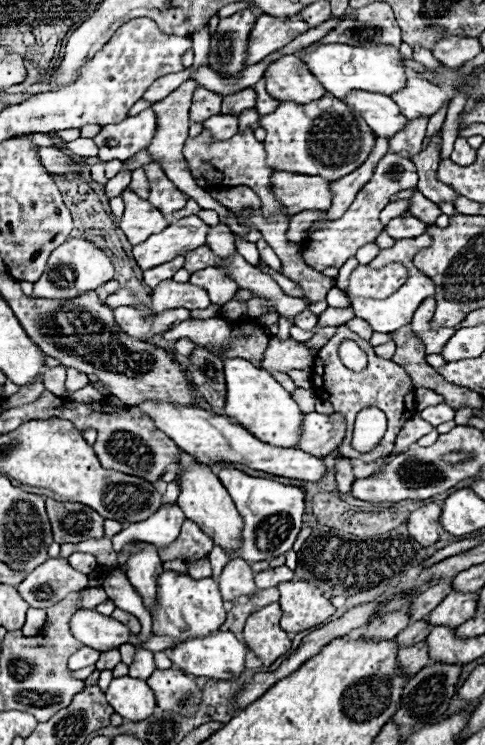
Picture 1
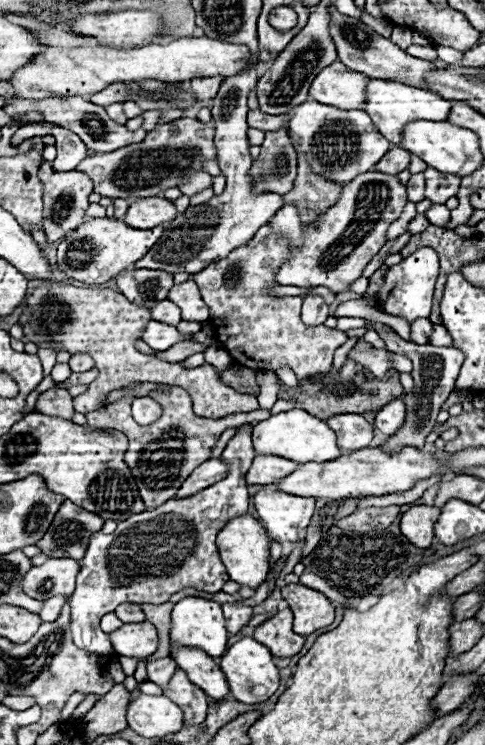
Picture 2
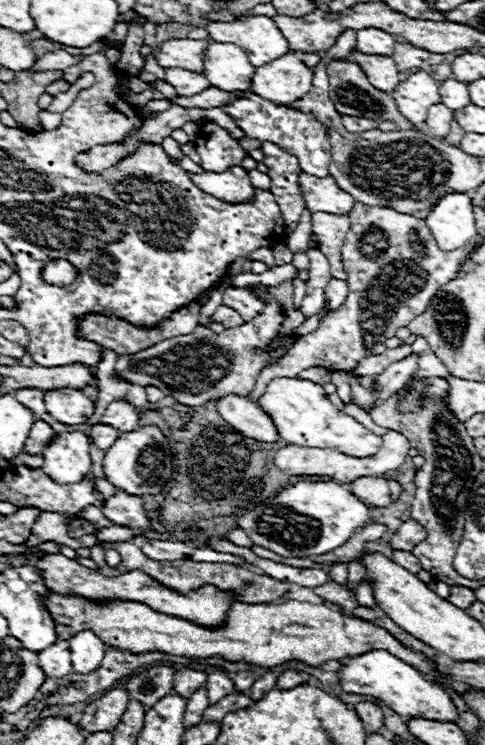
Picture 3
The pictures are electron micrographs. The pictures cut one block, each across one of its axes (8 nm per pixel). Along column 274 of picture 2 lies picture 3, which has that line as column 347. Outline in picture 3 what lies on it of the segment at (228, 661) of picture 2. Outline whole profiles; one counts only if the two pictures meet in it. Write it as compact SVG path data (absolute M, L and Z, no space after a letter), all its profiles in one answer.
M372 650L350 658L350 662L340 670L340 684L346 692L368 694L386 702L404 718L432 718L440 722L454 722L458 718L458 708L444 688L386 650Z

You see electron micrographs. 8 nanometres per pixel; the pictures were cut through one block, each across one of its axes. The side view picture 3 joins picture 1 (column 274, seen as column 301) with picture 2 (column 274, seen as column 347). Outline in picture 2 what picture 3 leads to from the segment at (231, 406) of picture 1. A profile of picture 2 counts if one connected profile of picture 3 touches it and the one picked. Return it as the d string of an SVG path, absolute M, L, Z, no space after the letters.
M292 408L288 412L280 412L276 416L270 416L258 424L254 424L252 430L252 442L256 454L276 454L294 462L328 462L332 458L338 458L342 452L336 446L336 434L334 430L320 418L308 414L302 408Z

